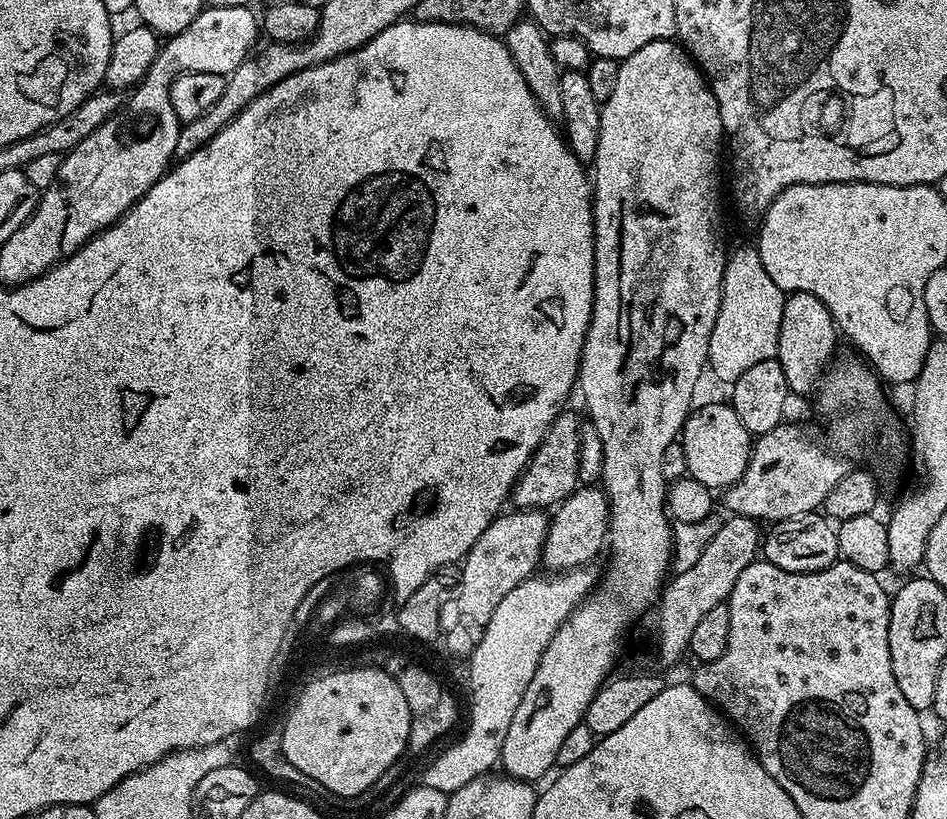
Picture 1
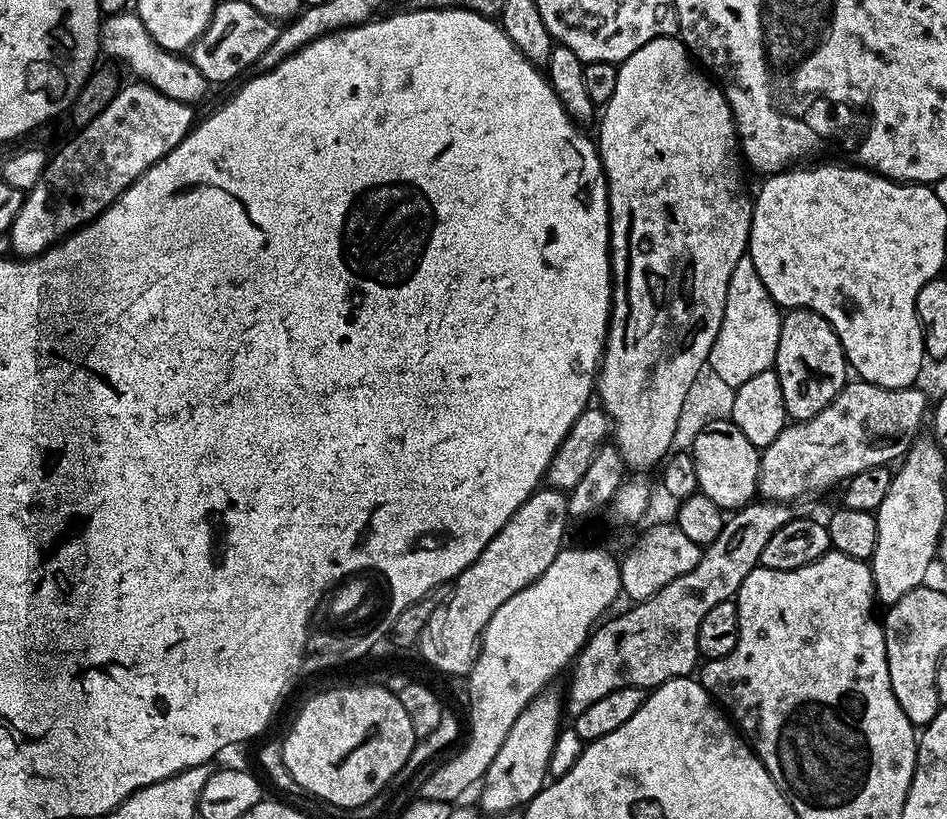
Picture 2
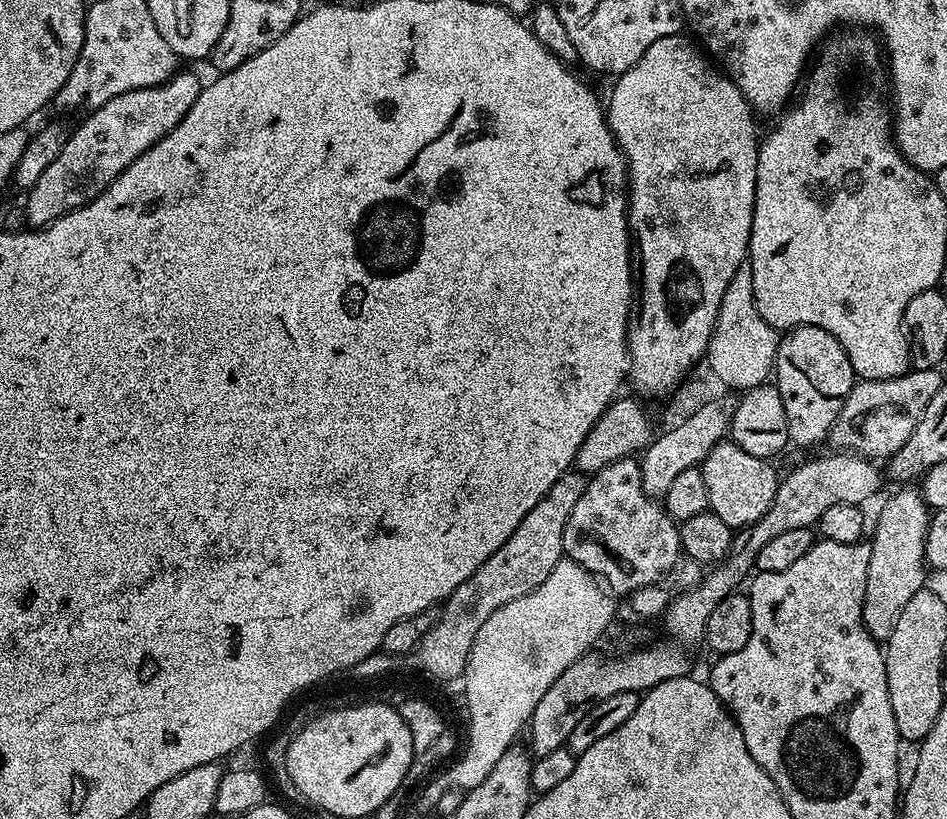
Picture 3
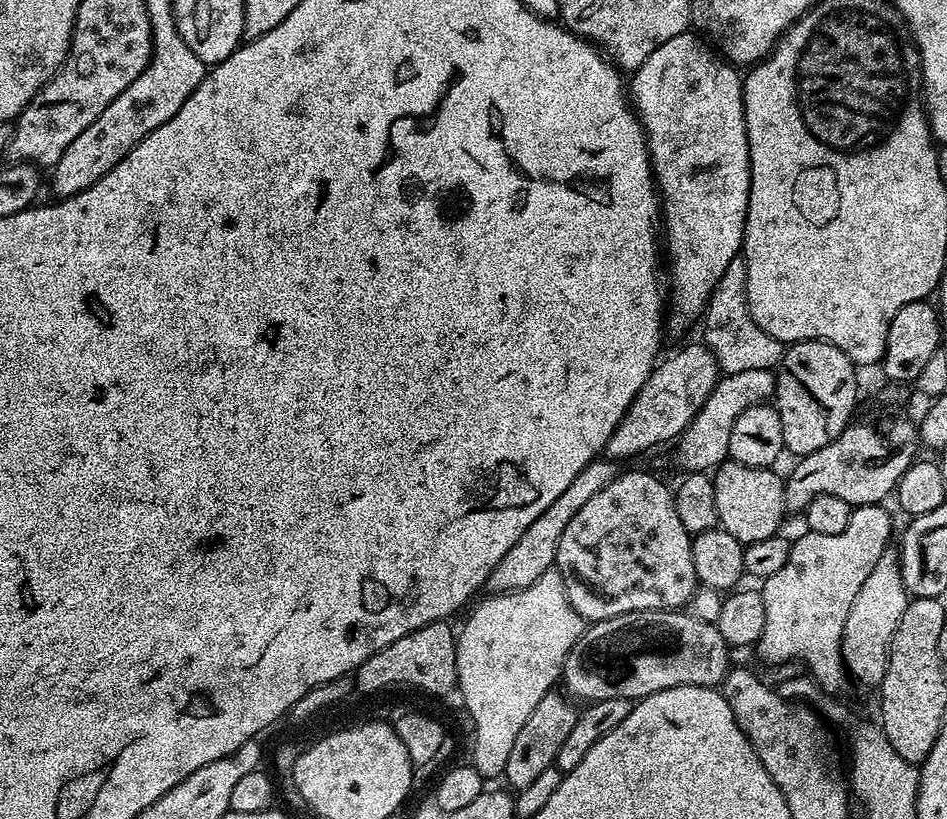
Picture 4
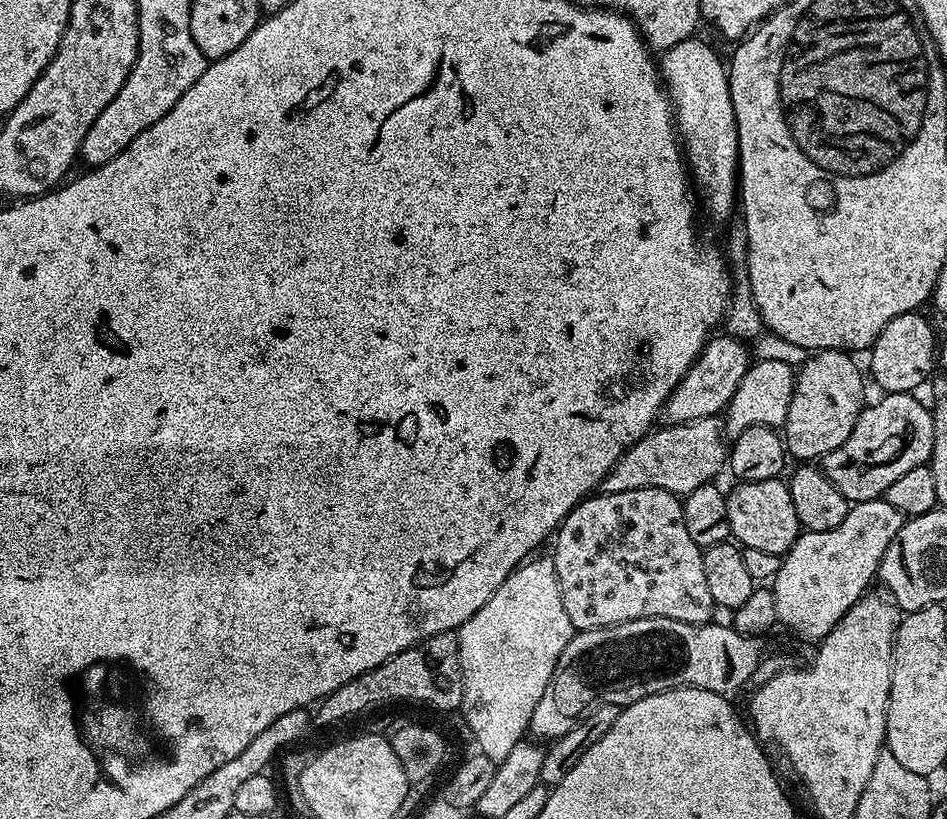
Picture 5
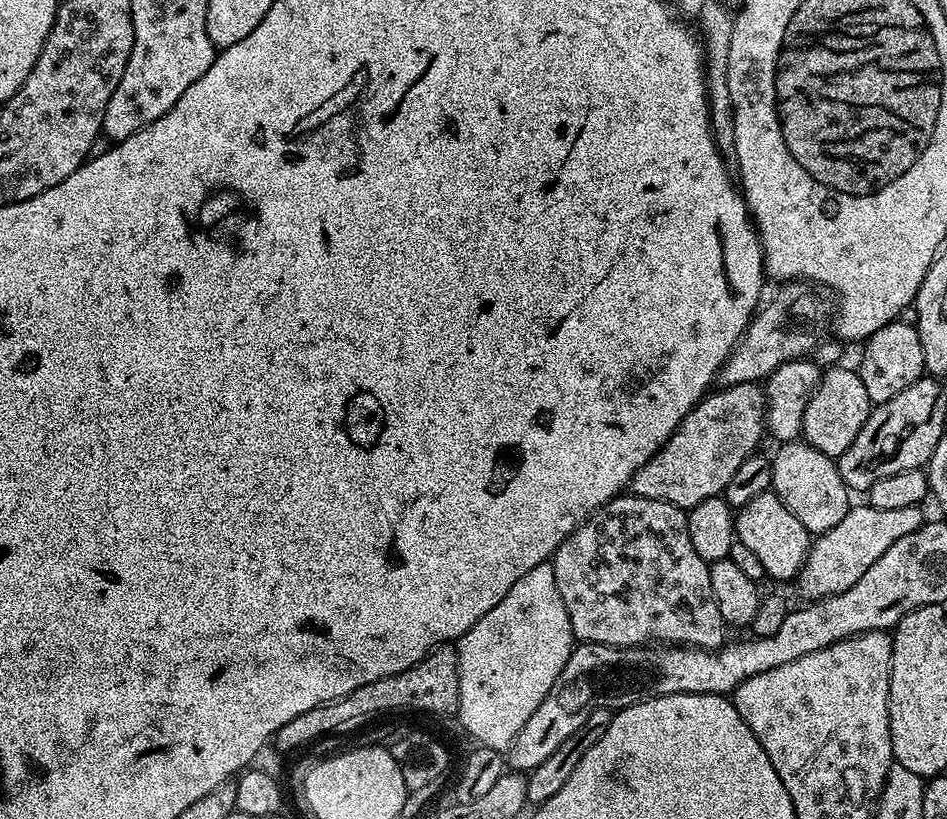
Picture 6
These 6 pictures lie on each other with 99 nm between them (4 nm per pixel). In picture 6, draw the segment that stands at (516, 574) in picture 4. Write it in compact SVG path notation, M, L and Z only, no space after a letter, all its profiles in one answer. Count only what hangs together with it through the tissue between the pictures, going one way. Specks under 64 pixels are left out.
M759 383L721 387L720 392L716 391L709 391L695 404L650 462L633 474L631 495L670 502L687 510L698 506L698 502L706 502L706 498L721 495L730 486L738 466L754 455L760 439L766 436L764 394Z

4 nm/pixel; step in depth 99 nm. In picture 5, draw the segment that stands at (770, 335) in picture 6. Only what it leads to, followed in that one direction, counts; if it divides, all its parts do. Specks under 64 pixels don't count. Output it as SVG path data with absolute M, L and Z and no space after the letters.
M729 334L722 336L713 335L704 349L700 352L700 359L695 360L690 370L678 382L678 386L670 394L670 398L664 403L662 416L668 424L685 424L698 418L707 416L719 417L727 409L734 390L738 388L738 382L746 374L750 366L750 348L743 339L736 339Z

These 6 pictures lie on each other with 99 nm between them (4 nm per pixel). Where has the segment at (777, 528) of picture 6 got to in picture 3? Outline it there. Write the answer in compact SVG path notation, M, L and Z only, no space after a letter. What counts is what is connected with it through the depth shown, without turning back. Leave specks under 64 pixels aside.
M730 438L719 440L710 454L706 454L702 471L706 478L706 494L708 495L708 507L726 526L733 530L748 528L770 509L770 504L774 502L775 490L778 483L778 475L772 469L773 465L762 458L754 458L754 454L746 454L742 446L738 446Z

